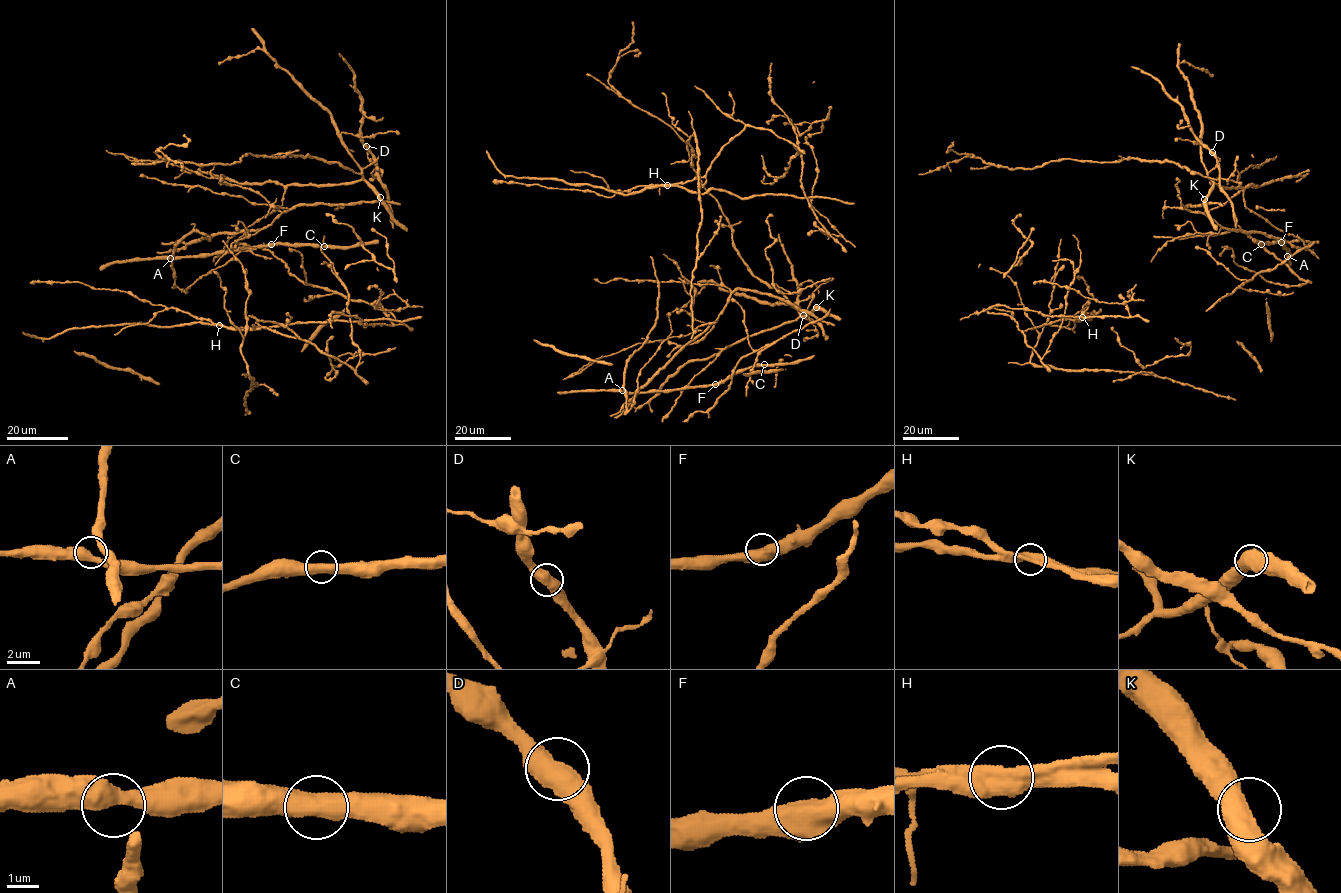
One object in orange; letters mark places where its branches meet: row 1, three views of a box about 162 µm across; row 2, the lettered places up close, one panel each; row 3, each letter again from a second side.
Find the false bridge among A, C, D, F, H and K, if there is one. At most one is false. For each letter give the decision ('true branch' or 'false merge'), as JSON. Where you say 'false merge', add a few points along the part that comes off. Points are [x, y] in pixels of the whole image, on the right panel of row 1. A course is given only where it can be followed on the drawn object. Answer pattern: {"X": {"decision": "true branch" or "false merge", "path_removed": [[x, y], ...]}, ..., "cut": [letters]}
{"A": {"decision": "true branch"}, "C": {"decision": "true branch"}, "D": {"decision": "true branch"}, "F": {"decision": "true branch"}, "H": {"decision": "false merge", "path_removed": [[1082, 317], [1085, 314], [1091, 318], [1076, 318], [1072, 329], [1048, 323]]}, "K": {"decision": "true branch"}, "cut": ["H"]}

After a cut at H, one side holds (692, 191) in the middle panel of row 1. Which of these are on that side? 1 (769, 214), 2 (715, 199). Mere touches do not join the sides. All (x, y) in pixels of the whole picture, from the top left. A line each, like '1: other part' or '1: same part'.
1: other part
2: other part

